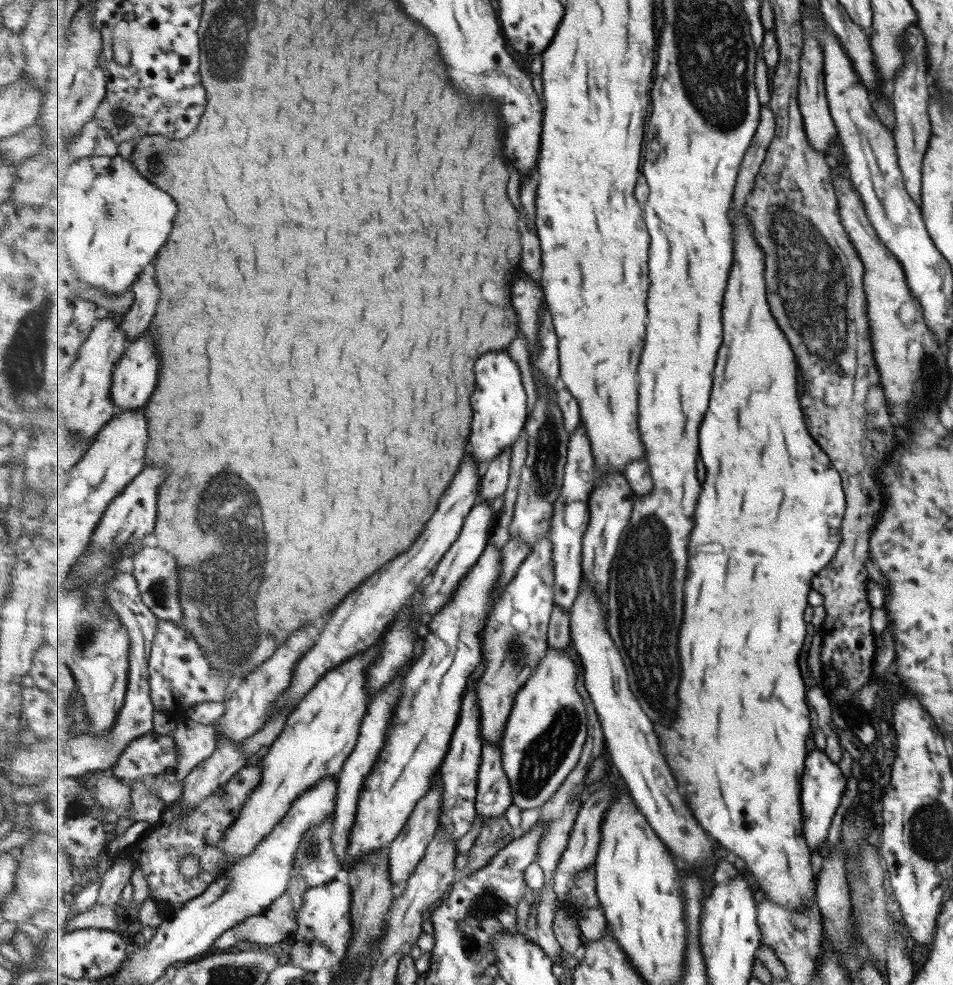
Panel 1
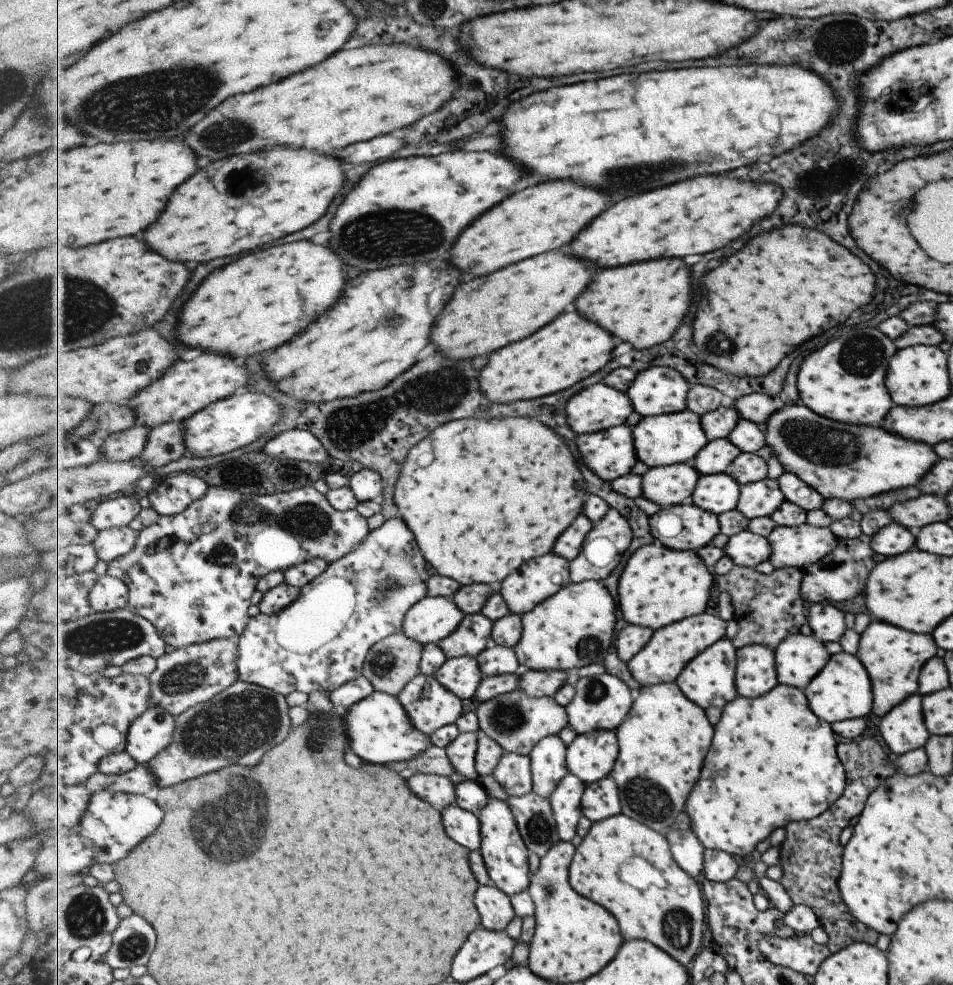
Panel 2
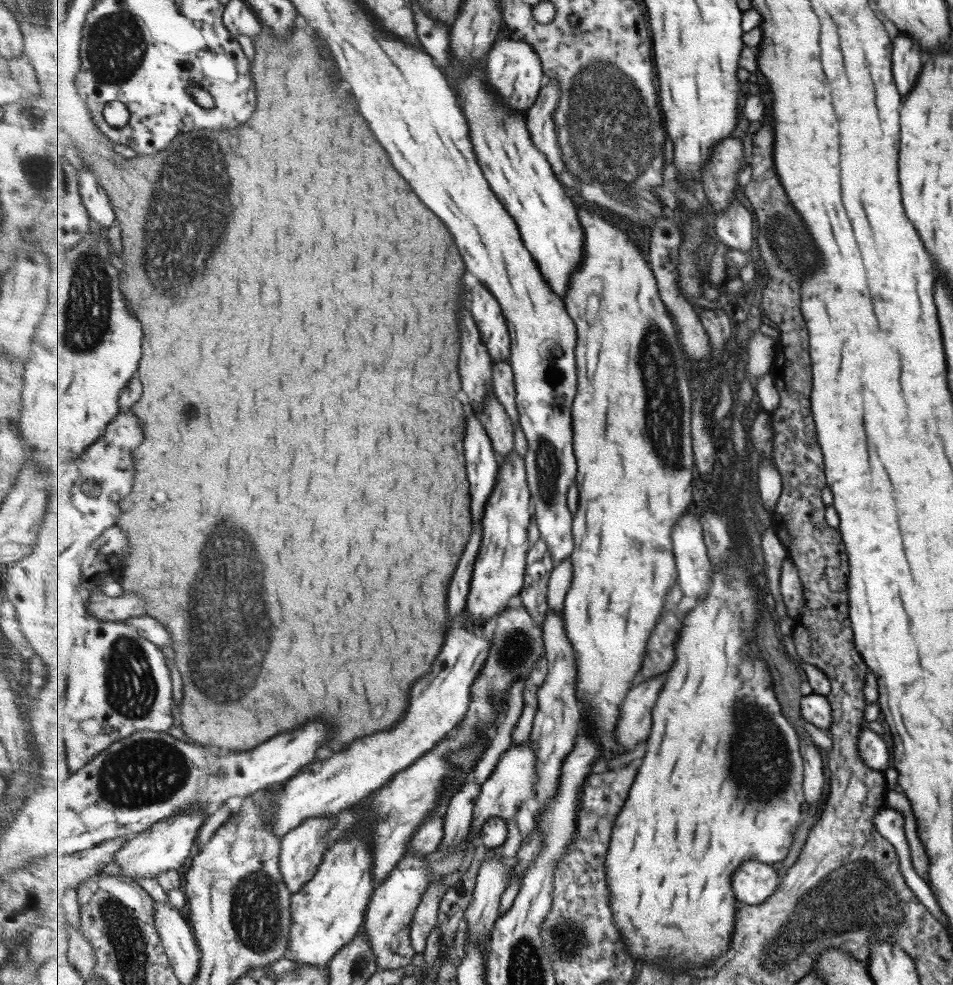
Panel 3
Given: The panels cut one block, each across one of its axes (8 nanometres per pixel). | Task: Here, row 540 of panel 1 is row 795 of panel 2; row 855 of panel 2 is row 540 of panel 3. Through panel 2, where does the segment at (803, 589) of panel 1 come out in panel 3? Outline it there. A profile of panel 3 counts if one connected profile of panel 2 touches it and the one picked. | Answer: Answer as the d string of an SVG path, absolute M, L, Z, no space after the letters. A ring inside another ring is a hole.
M721 478L721 484L717 486L715 493L714 504L719 510L719 514L724 517L729 524L731 530L735 534L735 550L737 550L737 565L731 565L730 568L721 563L722 568L714 568L712 570L713 585L707 593L705 599L697 601L697 604L689 610L685 621L683 621L683 629L677 643L675 643L675 654L677 659L673 663L673 667L669 669L665 675L667 681L659 693L657 705L653 707L653 728L650 736L646 740L647 750L642 758L642 763L638 768L638 776L632 785L629 799L626 801L625 807L619 814L615 823L614 833L612 836L611 851L605 857L607 859L607 881L609 881L611 892L612 908L616 914L615 923L621 929L623 941L627 944L627 951L631 951L636 960L643 962L657 963L661 965L661 969L687 969L693 965L703 965L703 963L713 963L715 959L721 957L735 935L735 918L736 907L735 900L737 894L733 892L733 873L737 871L737 867L745 861L756 860L765 864L780 864L782 860L787 858L793 842L795 842L795 832L801 825L803 820L803 804L807 803L806 793L803 792L803 772L805 772L806 760L801 756L799 750L799 738L795 728L791 726L791 722L783 716L781 712L781 702L777 700L777 692L775 688L773 673L771 667L765 660L759 650L759 641L757 641L757 631L761 626L761 597L759 597L759 587L755 587L753 583L753 575L751 566L757 566L753 560L753 548L745 531L743 524L743 516L741 516L741 508L735 504L741 504L739 498L735 496L735 492L739 486L737 484L729 484L725 482L725 478Z

